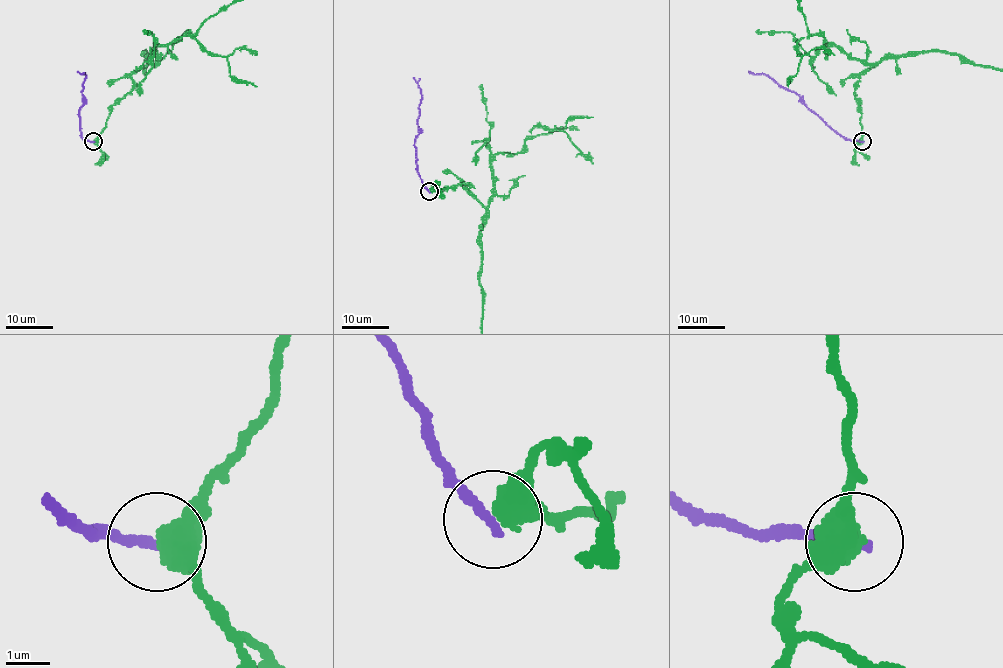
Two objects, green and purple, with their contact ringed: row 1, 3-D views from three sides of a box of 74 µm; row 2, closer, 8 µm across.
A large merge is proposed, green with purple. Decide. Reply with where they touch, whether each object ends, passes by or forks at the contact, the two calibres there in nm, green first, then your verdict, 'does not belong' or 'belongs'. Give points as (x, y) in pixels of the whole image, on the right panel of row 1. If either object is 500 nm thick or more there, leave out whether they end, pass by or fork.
(862, 141) | 500/260 nm | does not belong

